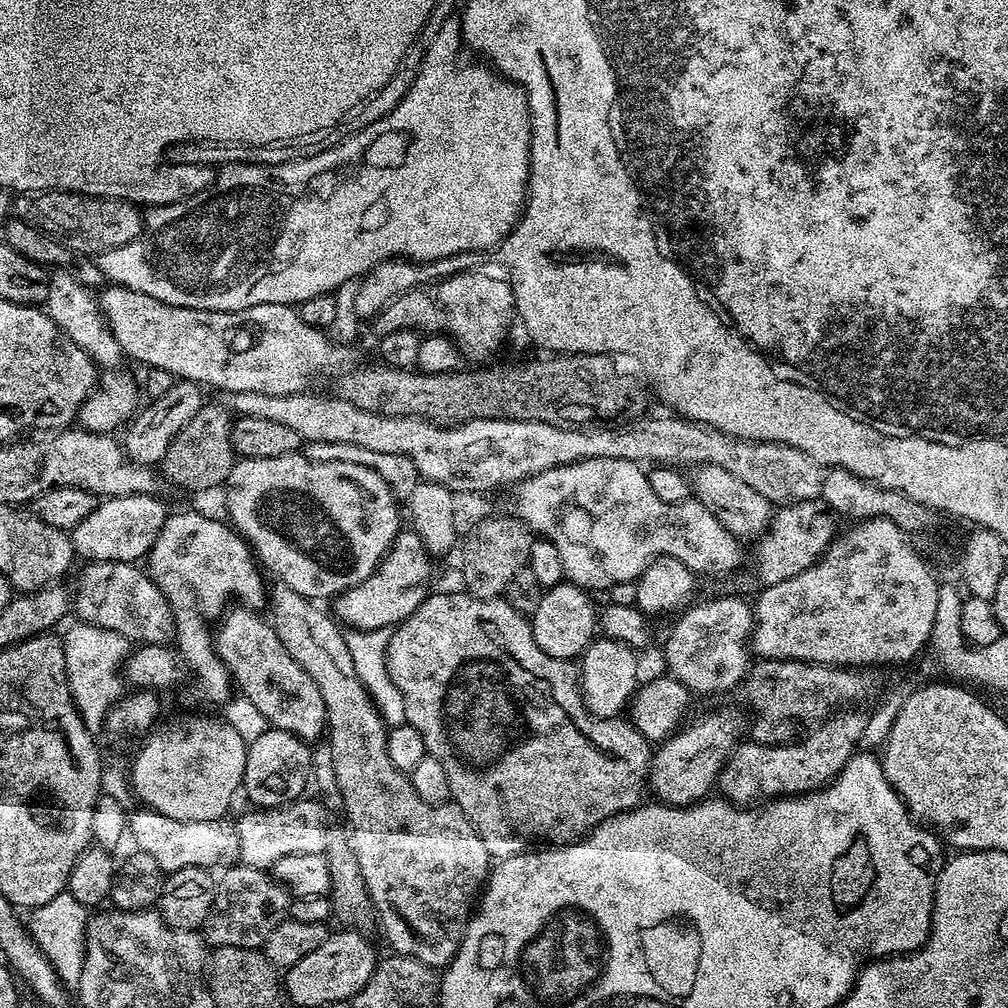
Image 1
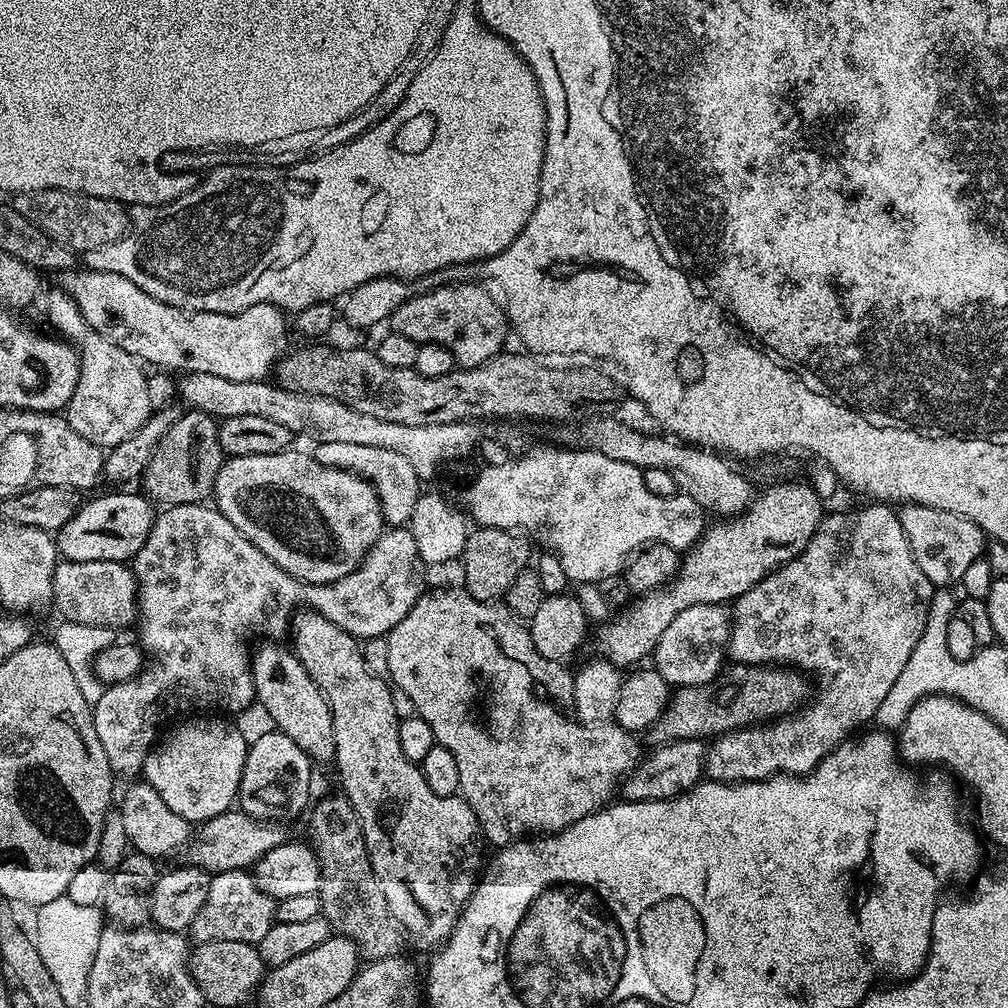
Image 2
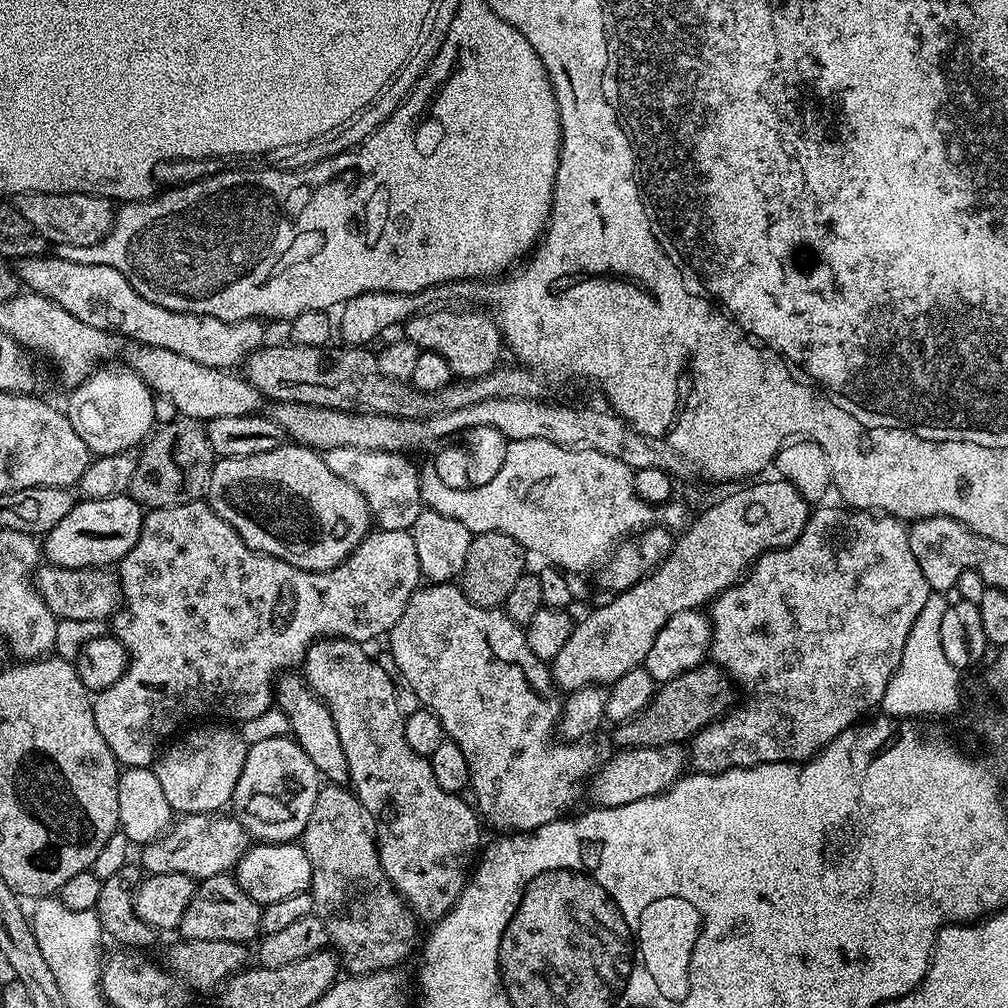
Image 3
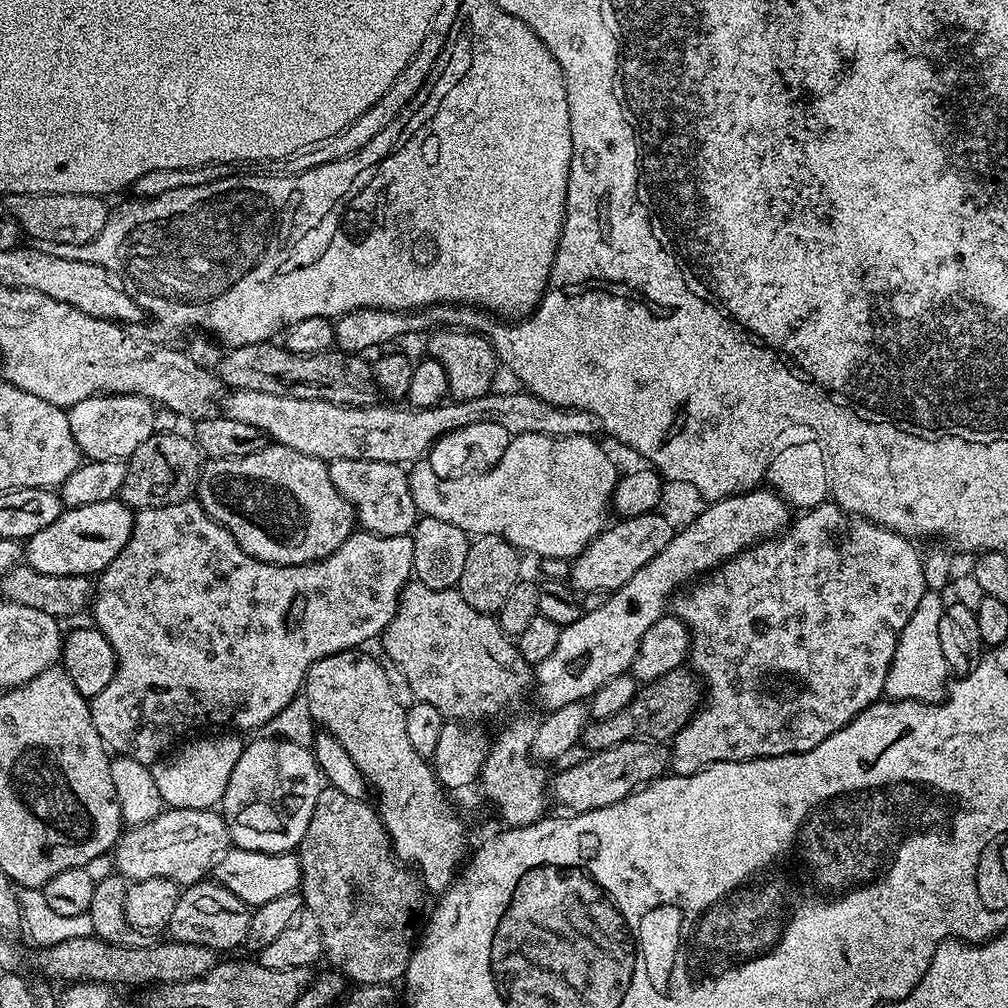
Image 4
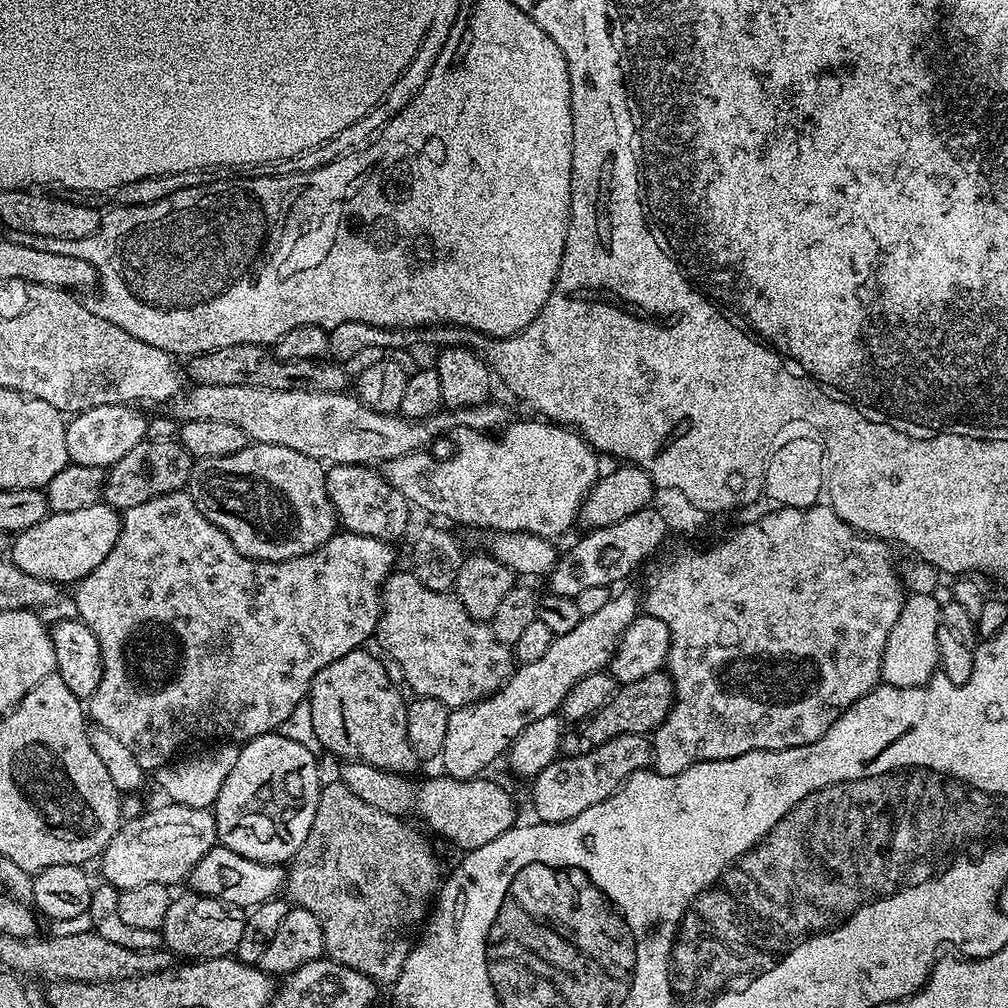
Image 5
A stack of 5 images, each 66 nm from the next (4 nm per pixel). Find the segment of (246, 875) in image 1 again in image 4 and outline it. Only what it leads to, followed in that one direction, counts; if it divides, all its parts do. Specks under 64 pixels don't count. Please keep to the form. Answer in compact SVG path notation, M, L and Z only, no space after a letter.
M215 882L189 884L178 898L178 906L174 906L174 914L166 929L173 940L194 946L212 948L217 954L228 954L231 948L241 947L246 938L246 930L250 930L250 918L253 909L242 902L230 890Z

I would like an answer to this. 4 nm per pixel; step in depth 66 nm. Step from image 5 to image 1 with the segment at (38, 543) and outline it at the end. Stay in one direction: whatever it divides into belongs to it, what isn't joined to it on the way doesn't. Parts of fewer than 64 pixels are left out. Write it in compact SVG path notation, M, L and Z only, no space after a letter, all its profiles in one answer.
M155 495L147 496L110 496L101 499L93 512L76 528L71 529L72 546L77 557L85 556L85 561L126 560L140 562L154 546L158 530L162 530L164 519L169 516L169 509L164 509Z

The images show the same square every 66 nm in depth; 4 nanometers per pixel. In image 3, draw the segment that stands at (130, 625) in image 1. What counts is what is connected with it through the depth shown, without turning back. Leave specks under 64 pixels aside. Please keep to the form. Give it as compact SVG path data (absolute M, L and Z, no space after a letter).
M41 563L34 573L36 589L57 620L103 620L116 615L122 604L120 581L115 571L103 568L59 568Z

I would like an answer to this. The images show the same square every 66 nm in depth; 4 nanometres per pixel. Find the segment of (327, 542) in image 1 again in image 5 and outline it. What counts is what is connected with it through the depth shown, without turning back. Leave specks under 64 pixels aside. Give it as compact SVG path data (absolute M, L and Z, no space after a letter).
M252 442L249 443L248 447L238 450L238 454L226 454L226 458L196 460L192 466L192 473L188 479L186 491L192 497L194 506L198 506L200 513L214 526L218 526L218 530L222 530L222 534L226 534L226 538L230 538L230 542L234 542L236 549L246 558L251 560L289 560L290 558L298 558L302 554L310 554L314 550L318 550L318 546L325 544L338 531L336 511L326 494L325 471L325 465L321 461L310 458L306 454L298 454L298 450L290 450L290 446L274 446L273 444Z

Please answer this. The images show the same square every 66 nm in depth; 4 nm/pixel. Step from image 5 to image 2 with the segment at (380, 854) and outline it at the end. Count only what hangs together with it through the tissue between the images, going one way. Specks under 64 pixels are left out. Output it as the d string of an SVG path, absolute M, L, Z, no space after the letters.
M337 794L328 796L325 800L320 800L311 805L310 813L312 817L308 820L308 828L312 831L311 847L316 850L316 857L320 863L320 910L333 933L337 936L344 936L347 940L356 943L356 949L360 951L361 957L365 961L371 962L401 955L405 951L406 937L393 920L390 910L386 906L386 898L380 889L378 878L370 866L368 851L364 845L364 835L358 814L354 806L349 802L347 796Z

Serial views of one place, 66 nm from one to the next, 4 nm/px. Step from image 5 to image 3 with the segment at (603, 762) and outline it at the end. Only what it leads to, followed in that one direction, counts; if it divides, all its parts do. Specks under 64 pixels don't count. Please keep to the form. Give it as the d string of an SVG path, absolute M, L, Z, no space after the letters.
M678 744L657 748L626 748L617 753L617 756L610 757L605 764L603 761L590 777L590 796L592 792L593 800L591 803L597 808L626 806L642 798L657 796L686 772L686 752Z

